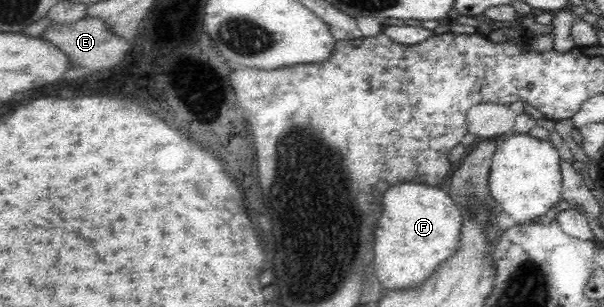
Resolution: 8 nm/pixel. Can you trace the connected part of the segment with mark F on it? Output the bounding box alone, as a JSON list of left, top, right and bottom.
[374,184,462,291]

